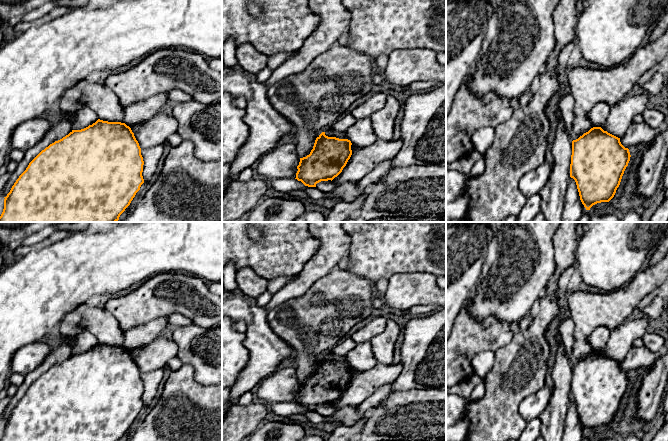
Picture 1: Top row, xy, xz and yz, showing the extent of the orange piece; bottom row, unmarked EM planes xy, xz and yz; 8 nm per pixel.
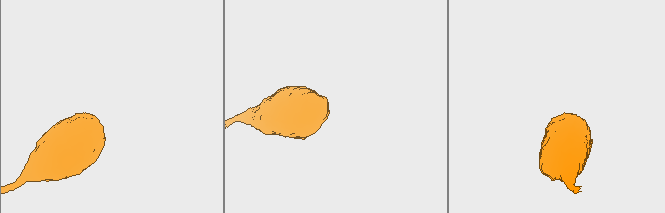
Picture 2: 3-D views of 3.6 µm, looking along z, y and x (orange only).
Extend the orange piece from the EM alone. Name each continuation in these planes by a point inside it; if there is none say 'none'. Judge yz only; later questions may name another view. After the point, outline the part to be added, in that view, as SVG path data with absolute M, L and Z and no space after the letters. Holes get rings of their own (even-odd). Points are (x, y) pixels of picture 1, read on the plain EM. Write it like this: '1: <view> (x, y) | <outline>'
none

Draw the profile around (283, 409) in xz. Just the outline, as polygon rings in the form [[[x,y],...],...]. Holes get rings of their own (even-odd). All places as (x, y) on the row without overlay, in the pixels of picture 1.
[[[279,402],[270,404],[270,410],[280,417],[290,417],[298,414],[305,415],[312,423],[330,422],[328,417],[320,415],[317,411],[305,410],[295,402]]]

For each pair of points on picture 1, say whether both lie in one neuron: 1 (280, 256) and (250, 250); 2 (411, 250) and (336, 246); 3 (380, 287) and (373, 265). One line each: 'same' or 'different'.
1: same
2: different
3: different

